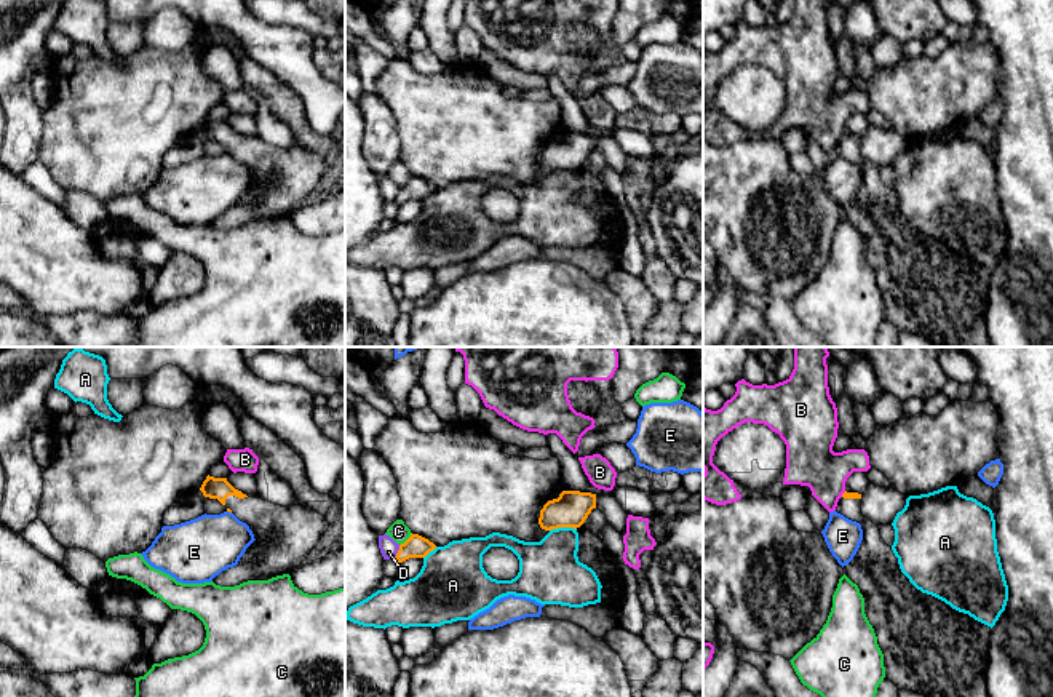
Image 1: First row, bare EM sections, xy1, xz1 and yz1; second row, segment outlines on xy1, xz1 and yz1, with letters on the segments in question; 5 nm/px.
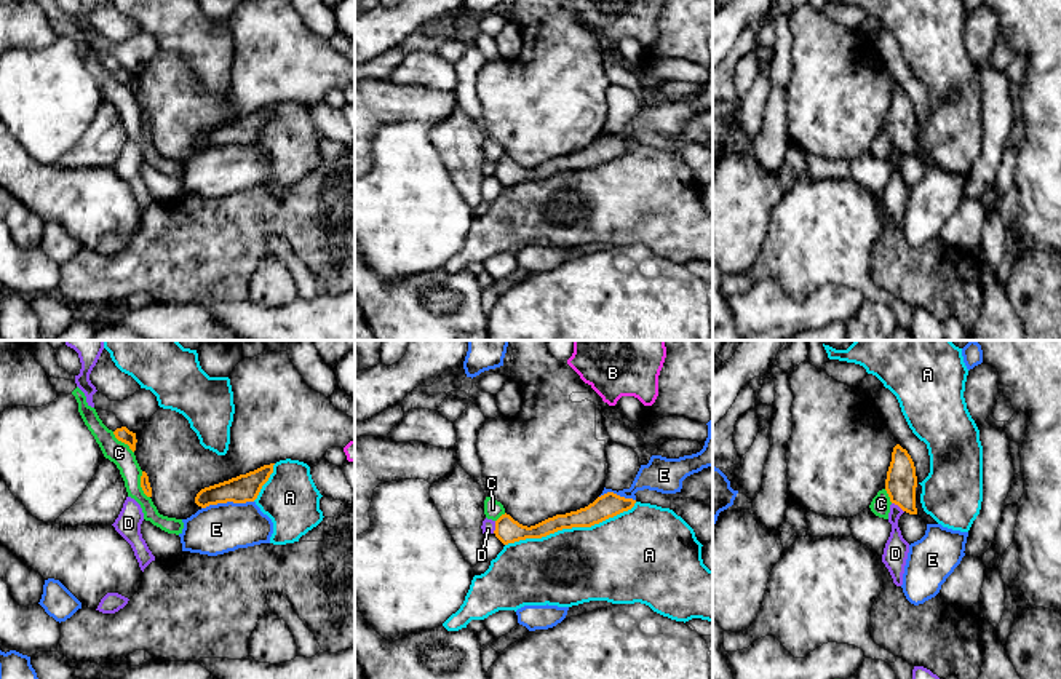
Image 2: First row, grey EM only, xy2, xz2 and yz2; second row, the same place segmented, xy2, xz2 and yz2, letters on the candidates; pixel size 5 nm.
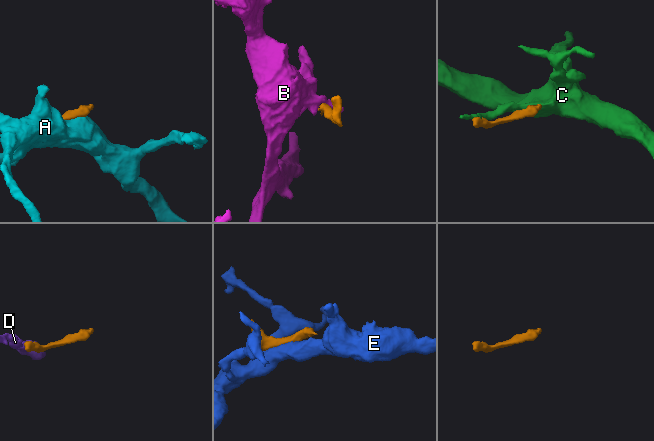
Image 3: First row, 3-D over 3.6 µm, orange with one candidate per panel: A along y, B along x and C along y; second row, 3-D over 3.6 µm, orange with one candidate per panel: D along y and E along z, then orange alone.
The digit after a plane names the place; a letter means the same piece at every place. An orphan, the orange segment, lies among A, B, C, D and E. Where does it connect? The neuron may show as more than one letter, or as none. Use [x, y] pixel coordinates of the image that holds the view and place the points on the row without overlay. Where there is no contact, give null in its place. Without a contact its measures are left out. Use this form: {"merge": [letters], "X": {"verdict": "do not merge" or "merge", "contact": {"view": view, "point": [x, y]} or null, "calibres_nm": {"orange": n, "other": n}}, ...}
{"merge": [], "A": {"verdict": "do not merge", "contact": {"view": "xz2", "point": [571, 170]}, "calibres_nm": {"orange": 120, "other": 400}}, "B": {"verdict": "do not merge", "contact": {"view": "yz1", "point": [842, 136]}, "calibres_nm": {"orange": 40, "other": 260}}, "C": {"verdict": "do not merge", "contact": {"view": "xy2", "point": [141, 127]}, "calibres_nm": {"orange": 50, "other": 120}}, "D": {"verdict": "do not merge", "contact": {"view": "xz1", "point": [398, 194]}, "calibres_nm": {"orange": 110, "other": 90}}, "E": {"verdict": "do not merge", "contact": {"view": "xy2", "point": [227, 142]}, "calibres_nm": {"orange": 140, "other": 260}}}

